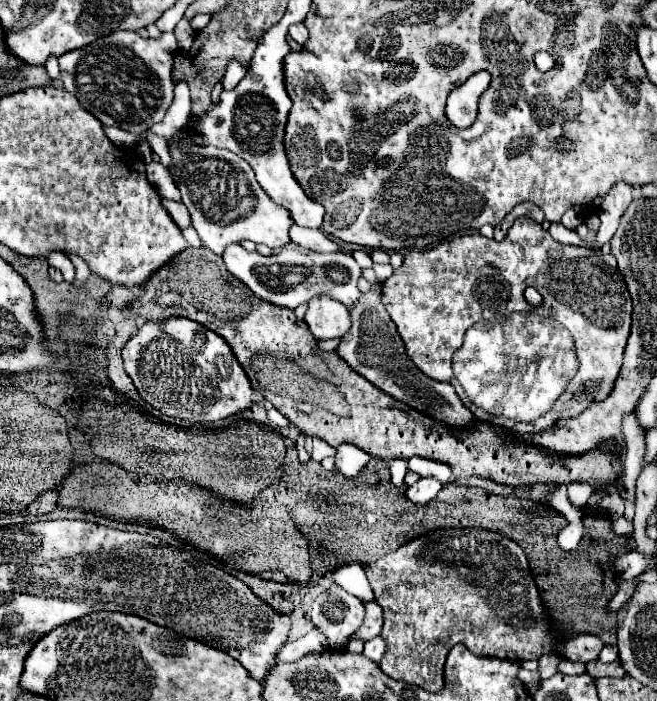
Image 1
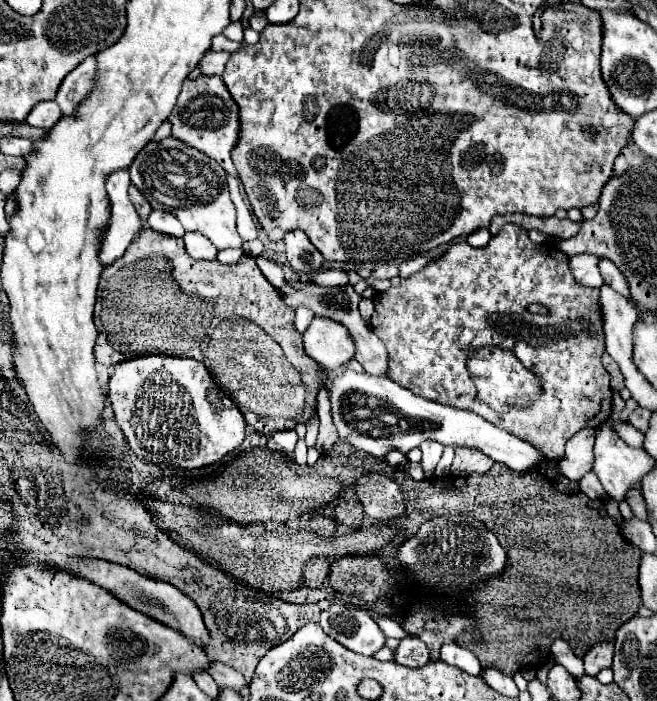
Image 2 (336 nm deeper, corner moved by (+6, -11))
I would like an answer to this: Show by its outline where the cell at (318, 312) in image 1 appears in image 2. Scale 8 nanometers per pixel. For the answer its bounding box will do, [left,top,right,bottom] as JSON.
[303,316,355,372]

